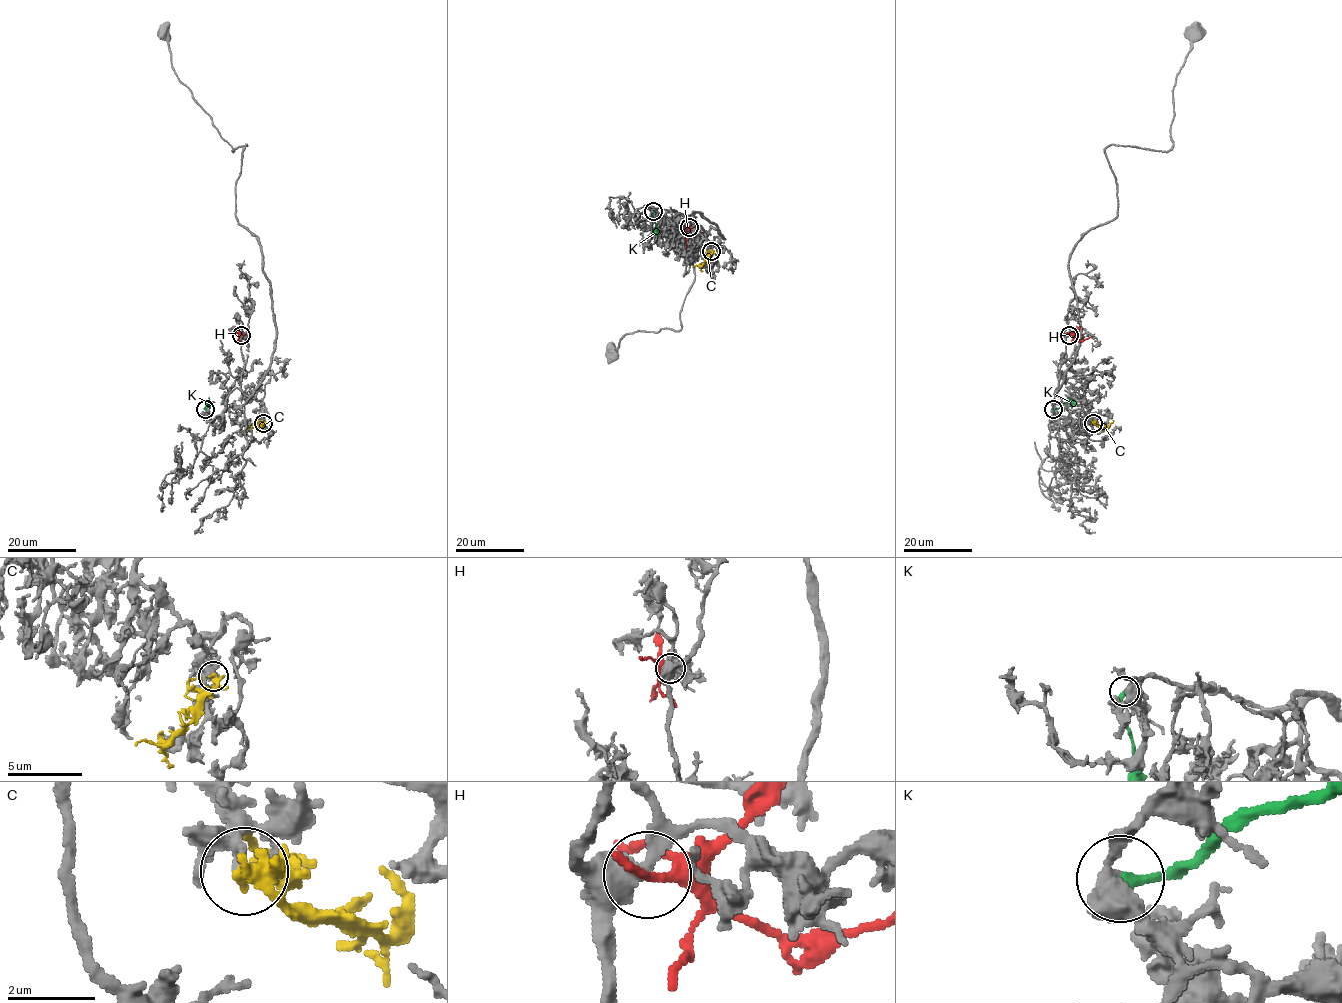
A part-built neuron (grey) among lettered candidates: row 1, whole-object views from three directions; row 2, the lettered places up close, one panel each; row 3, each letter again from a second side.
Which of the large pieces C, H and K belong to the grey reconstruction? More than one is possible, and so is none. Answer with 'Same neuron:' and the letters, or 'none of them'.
Same neuron: K

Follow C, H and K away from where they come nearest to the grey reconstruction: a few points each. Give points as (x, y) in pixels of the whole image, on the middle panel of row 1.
C: (712, 251), (701, 270)
H: (689, 227), (686, 248)
K: (654, 211), (659, 236)

